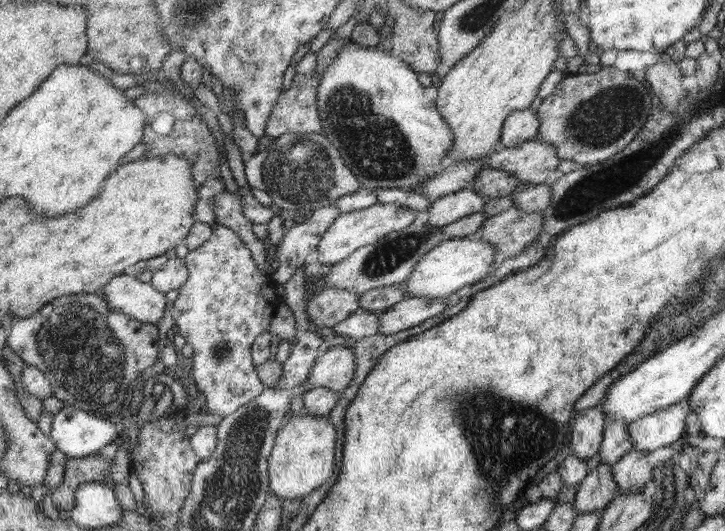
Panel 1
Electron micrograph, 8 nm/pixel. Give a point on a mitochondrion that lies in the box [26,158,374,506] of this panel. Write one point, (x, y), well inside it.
(76, 340)

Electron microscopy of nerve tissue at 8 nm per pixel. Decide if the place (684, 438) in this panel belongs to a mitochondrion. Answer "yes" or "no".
no

